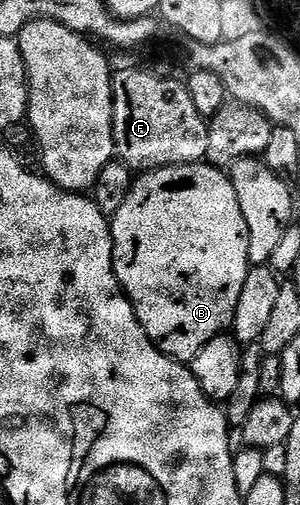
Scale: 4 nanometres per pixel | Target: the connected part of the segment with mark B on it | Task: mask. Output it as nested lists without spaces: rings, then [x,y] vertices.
[[[209,162],[196,164],[173,164],[167,168],[156,168],[153,172],[143,172],[130,185],[120,210],[110,220],[110,233],[114,239],[114,273],[122,284],[122,290],[134,308],[136,318],[142,323],[146,337],[166,356],[174,360],[192,362],[200,350],[217,336],[223,335],[233,325],[236,308],[240,302],[240,294],[252,267],[250,263],[250,231],[244,218],[244,210],[240,210],[240,198],[236,198],[236,190],[229,175],[221,167]]]

